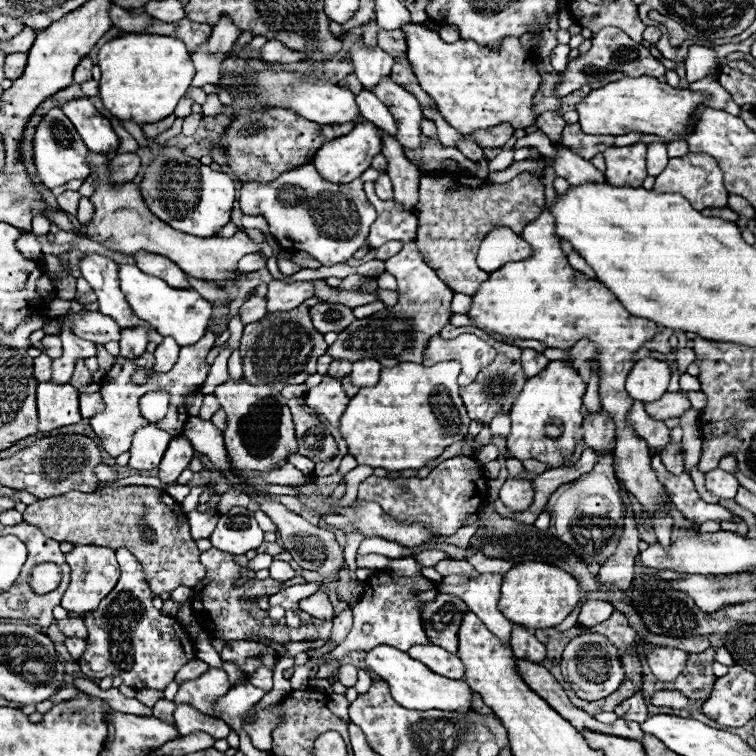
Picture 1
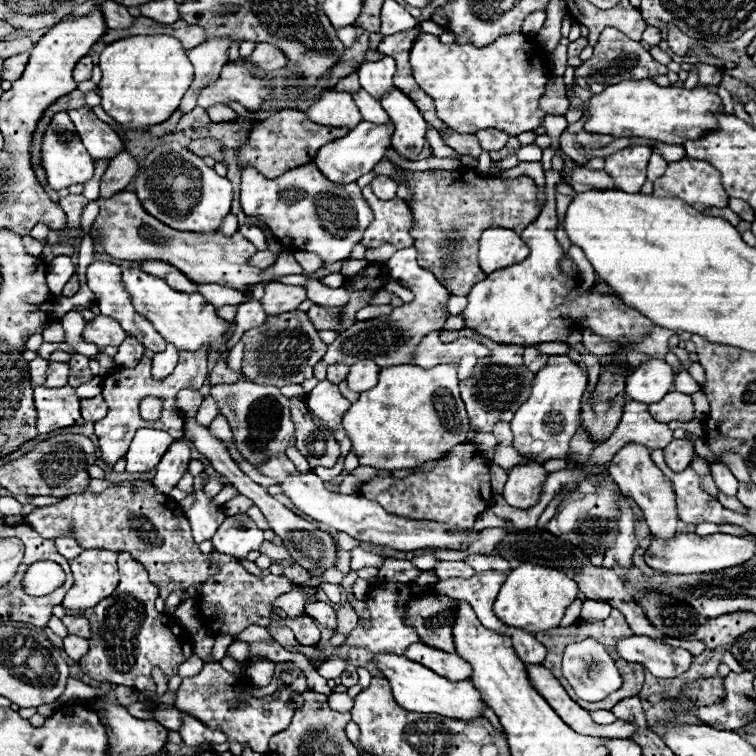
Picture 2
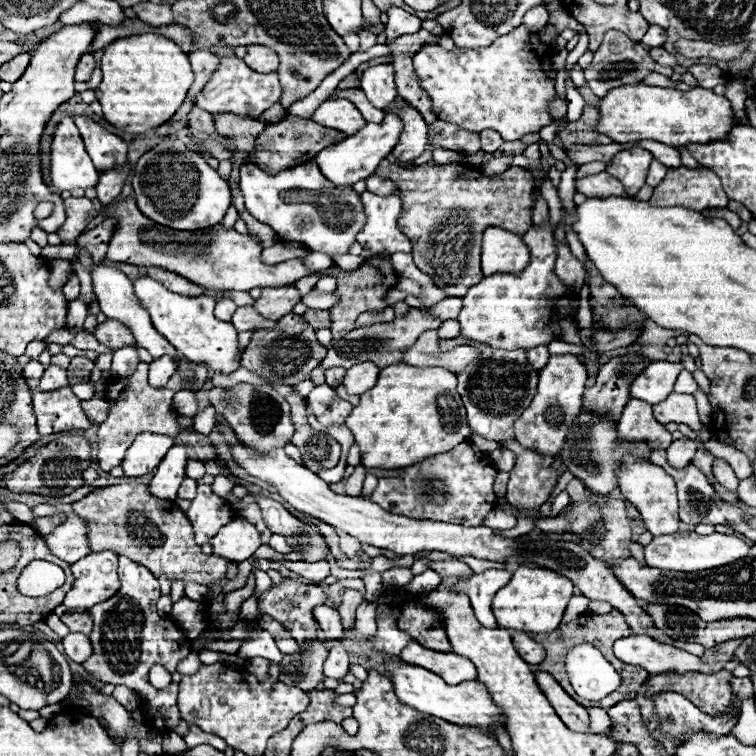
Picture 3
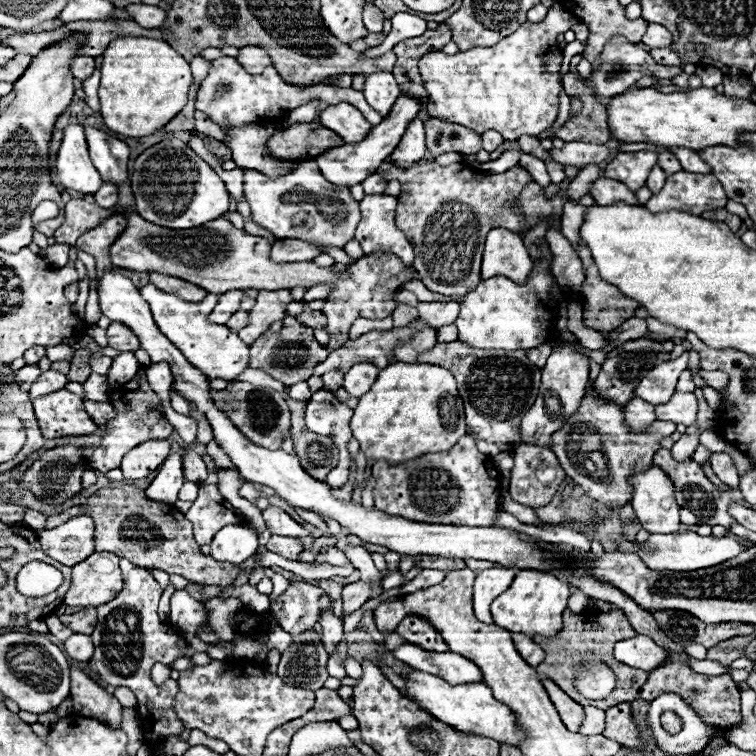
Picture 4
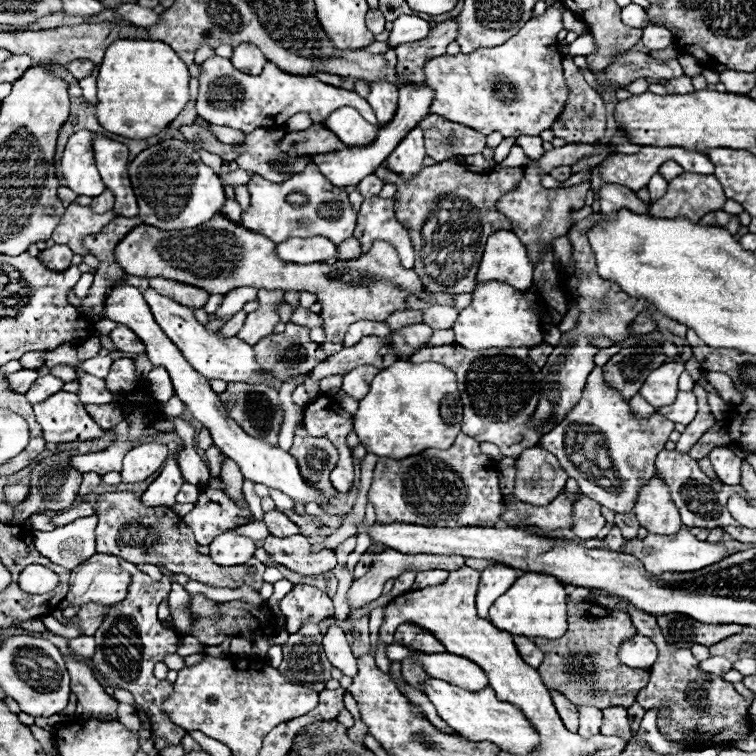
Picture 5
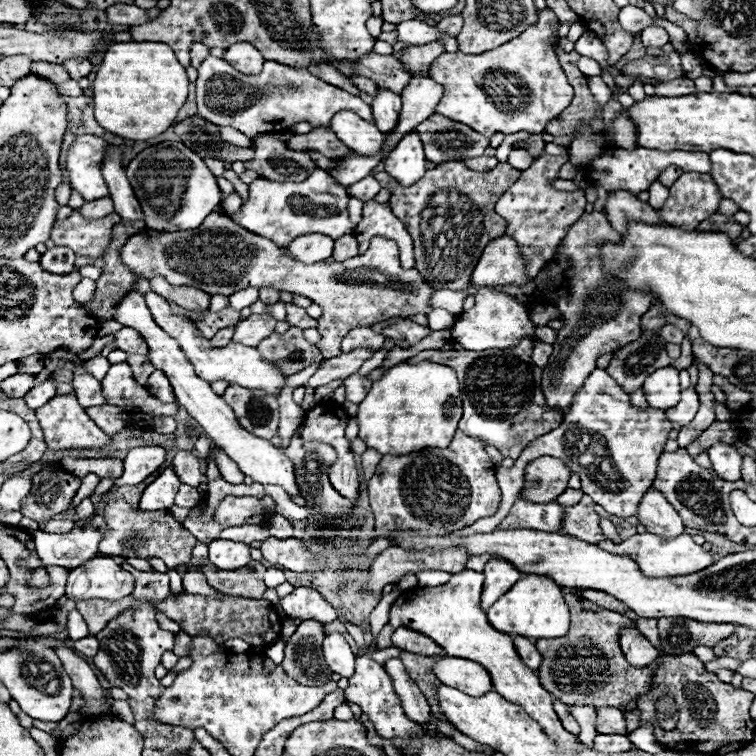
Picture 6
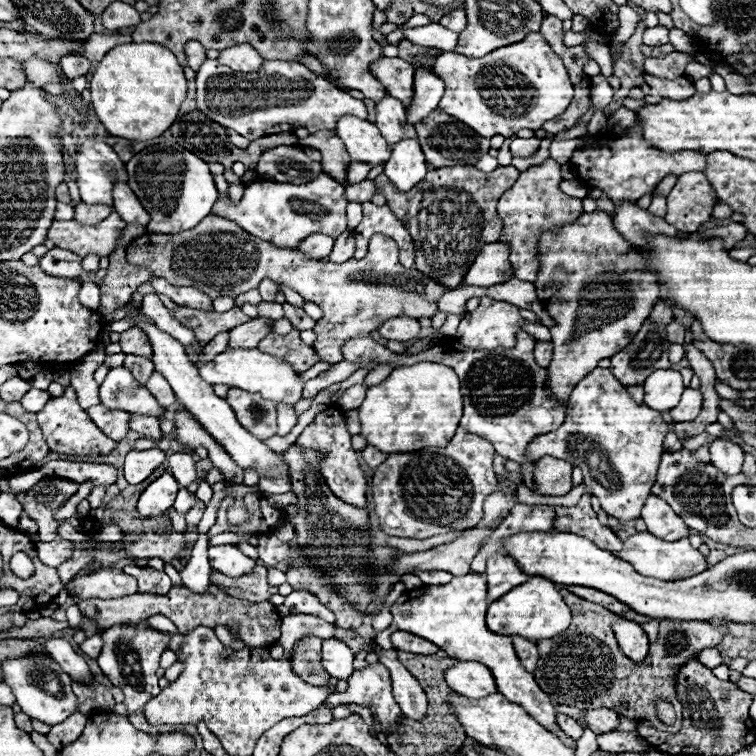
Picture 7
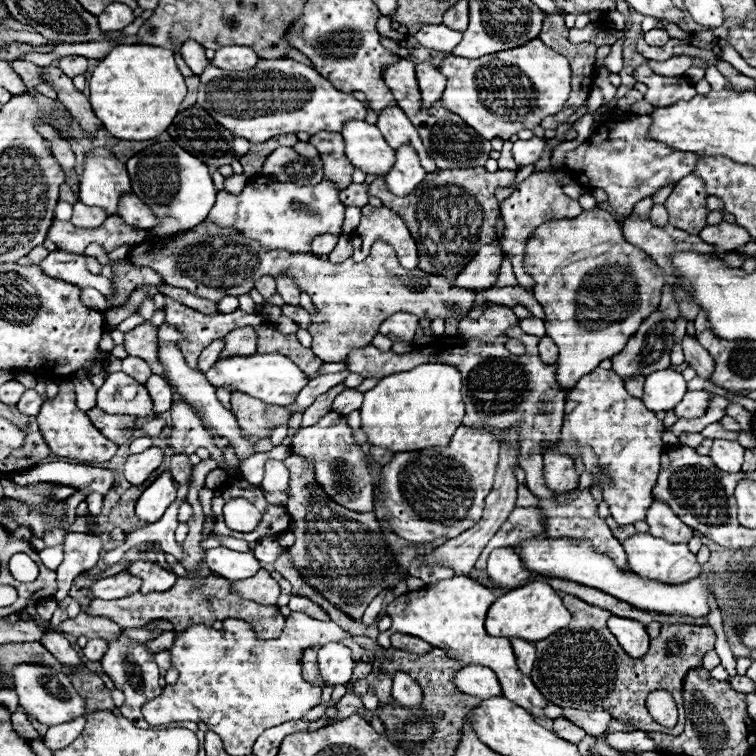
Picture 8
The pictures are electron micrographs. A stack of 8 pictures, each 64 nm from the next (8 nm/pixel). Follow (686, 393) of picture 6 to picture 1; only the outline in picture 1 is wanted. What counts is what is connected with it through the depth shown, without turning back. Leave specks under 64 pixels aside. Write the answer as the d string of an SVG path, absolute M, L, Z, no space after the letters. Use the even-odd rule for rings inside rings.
M666 392L660 400L648 402L644 408L654 420L668 420L682 416L690 408L690 402L680 392Z

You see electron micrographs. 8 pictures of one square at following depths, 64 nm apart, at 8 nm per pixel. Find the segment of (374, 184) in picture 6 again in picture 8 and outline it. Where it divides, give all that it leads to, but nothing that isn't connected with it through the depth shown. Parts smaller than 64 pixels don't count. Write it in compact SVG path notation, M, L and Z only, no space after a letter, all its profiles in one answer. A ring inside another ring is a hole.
M350 184L346 190L340 192L340 200L346 206L366 206L368 204L368 184Z

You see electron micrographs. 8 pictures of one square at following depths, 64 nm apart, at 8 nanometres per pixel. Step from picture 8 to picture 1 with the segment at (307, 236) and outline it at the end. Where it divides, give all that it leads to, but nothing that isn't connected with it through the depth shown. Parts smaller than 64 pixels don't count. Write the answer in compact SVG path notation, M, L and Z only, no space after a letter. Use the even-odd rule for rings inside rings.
M312 164L288 170L266 184L244 182L240 206L246 216L264 216L270 234L284 250L306 252L322 266L350 260L358 248L366 246L370 226L376 220L376 210L368 202L360 178L348 184L334 184L322 180Z

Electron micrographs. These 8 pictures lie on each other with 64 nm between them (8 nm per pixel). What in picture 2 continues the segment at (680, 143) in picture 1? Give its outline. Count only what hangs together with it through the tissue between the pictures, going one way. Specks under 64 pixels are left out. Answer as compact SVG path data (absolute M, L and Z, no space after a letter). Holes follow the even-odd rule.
M655 141L654 144L652 144L652 148L658 148L658 152L662 152L662 156L666 158L666 162L678 162L678 160L682 160L682 158L686 156L684 146L680 146L680 144L668 146L668 144L664 144L664 142Z

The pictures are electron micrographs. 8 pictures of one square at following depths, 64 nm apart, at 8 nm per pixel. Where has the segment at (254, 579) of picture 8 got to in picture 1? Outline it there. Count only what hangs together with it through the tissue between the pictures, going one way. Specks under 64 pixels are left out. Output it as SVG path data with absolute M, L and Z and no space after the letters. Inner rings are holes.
M152 486L104 488L104 490L96 490L92 494L72 490L72 492L66 492L60 496L50 496L50 498L38 500L34 504L28 504L24 510L24 520L34 526L40 526L42 532L46 532L46 536L50 536L58 542L70 540L72 544L106 546L112 550L128 548L136 556L136 560L144 566L144 574L150 584L150 590L158 596L164 592L172 592L178 586L194 588L204 578L204 572L206 572L204 566L198 562L200 550L190 536L190 526L188 526L186 514L182 512L180 504L166 492L152 488Z

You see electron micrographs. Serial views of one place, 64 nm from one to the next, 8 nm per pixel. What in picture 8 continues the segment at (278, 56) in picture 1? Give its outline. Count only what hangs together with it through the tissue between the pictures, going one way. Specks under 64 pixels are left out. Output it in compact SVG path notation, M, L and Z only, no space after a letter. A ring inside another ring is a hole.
M224 46L216 50L212 62L222 70L250 70L258 64L258 56L248 46Z

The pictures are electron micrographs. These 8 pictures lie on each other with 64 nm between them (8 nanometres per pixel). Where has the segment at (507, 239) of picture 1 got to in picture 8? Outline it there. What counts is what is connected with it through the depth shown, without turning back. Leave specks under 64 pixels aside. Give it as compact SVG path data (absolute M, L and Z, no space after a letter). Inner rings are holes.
M484 244L474 256L474 260L458 274L456 286L464 290L492 288L498 280L502 260L504 254L498 244Z

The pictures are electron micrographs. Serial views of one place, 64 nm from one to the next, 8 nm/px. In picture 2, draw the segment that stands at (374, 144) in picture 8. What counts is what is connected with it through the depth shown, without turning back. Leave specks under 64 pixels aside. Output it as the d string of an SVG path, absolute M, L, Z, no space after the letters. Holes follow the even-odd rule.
M320 90L320 96L304 110L304 114L316 124L334 128L346 126L350 130L362 120L352 94L338 90Z

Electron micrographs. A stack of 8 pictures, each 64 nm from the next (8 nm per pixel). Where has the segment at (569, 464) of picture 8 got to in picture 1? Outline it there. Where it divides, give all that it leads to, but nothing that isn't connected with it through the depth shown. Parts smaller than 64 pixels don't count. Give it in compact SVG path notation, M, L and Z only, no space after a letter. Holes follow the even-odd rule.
M504 412L496 414L496 416L492 418L492 422L490 422L490 430L492 430L492 434L508 436L508 434L510 434L510 416L504 414ZM526 474L524 478L508 478L504 482L504 486L500 488L500 500L506 508L510 508L512 512L524 512L530 508L532 500L534 500L534 488L532 488L532 478L536 474Z

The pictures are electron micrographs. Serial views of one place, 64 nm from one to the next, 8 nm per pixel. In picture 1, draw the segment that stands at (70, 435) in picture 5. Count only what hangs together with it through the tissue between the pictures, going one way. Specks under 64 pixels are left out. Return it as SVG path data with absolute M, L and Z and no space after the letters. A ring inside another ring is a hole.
M40 382L38 384L38 430L48 432L54 428L80 422L78 390L70 384Z

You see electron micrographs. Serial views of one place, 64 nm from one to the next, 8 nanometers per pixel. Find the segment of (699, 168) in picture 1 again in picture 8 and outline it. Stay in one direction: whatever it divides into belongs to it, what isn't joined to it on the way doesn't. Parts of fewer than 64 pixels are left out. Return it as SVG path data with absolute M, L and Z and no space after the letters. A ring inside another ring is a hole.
M688 174L676 182L672 194L666 200L668 224L682 228L684 232L698 234L706 226L708 208L706 208L706 186L704 180L696 174Z

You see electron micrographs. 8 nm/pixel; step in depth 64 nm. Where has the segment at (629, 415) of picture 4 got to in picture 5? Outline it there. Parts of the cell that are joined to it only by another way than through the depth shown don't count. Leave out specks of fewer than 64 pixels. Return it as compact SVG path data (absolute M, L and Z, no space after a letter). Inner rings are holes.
M638 394L628 404L630 404L630 408L632 408L632 412L634 412L634 416L638 420L646 420L646 418L650 418L656 412L656 408L650 406L646 400L642 400L642 396L638 396Z

